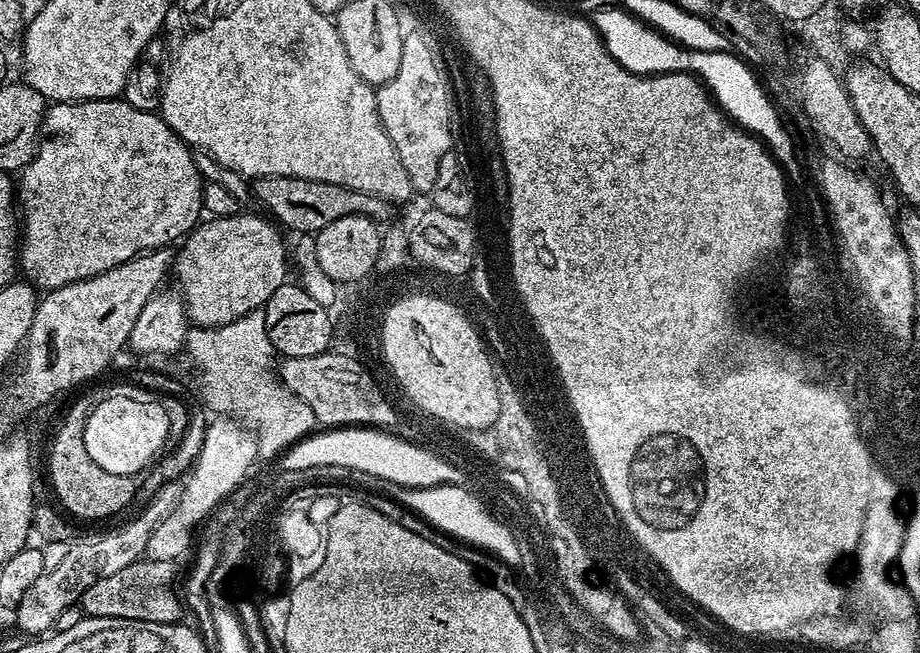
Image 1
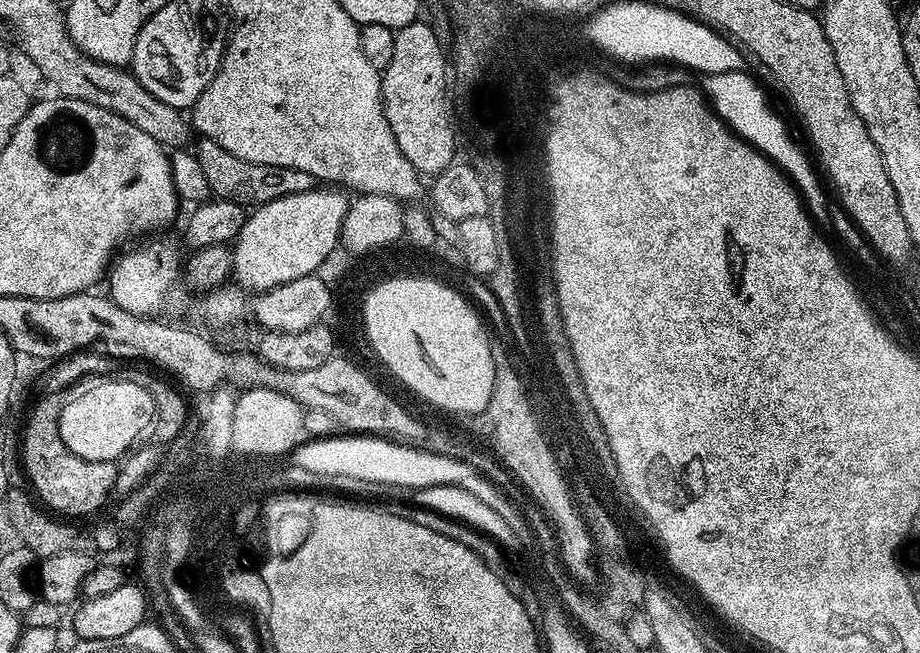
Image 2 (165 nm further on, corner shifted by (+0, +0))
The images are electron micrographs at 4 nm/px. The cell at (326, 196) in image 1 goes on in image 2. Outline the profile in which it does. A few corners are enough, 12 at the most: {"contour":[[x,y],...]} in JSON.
{"contour":[[201,139],[194,151],[213,197],[259,206],[317,187],[306,170],[234,158]]}

